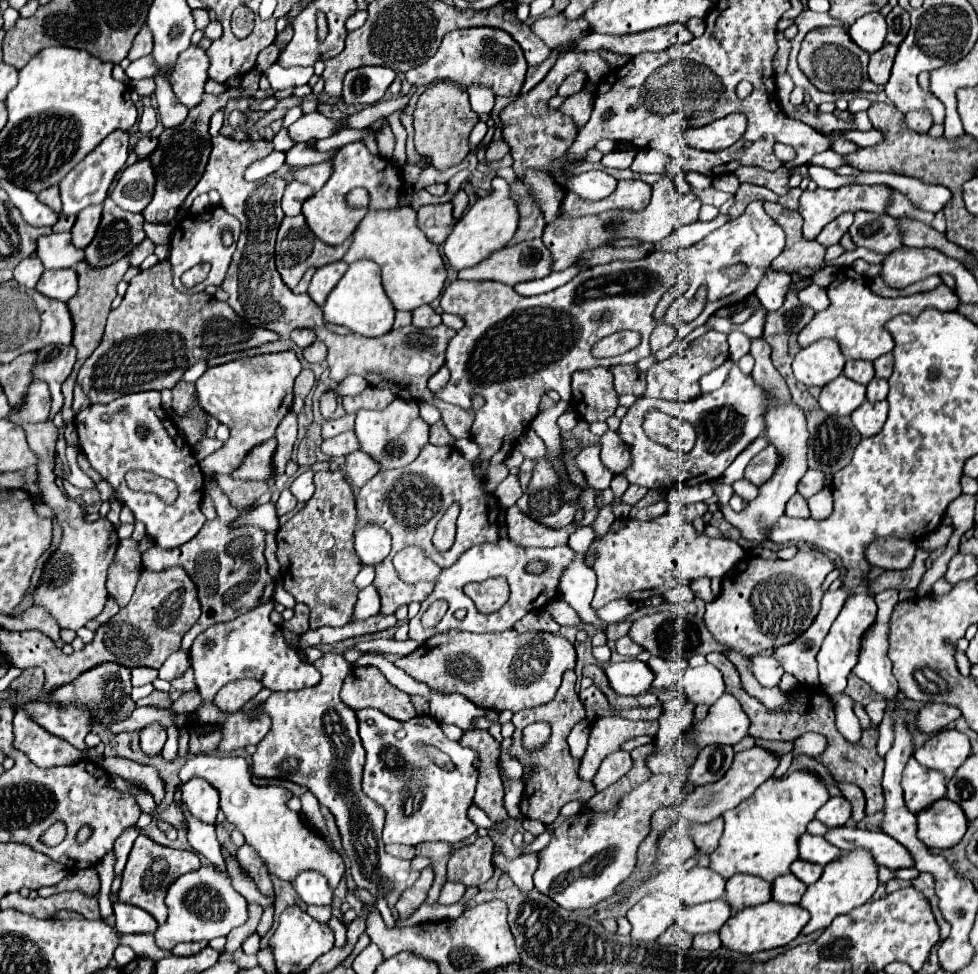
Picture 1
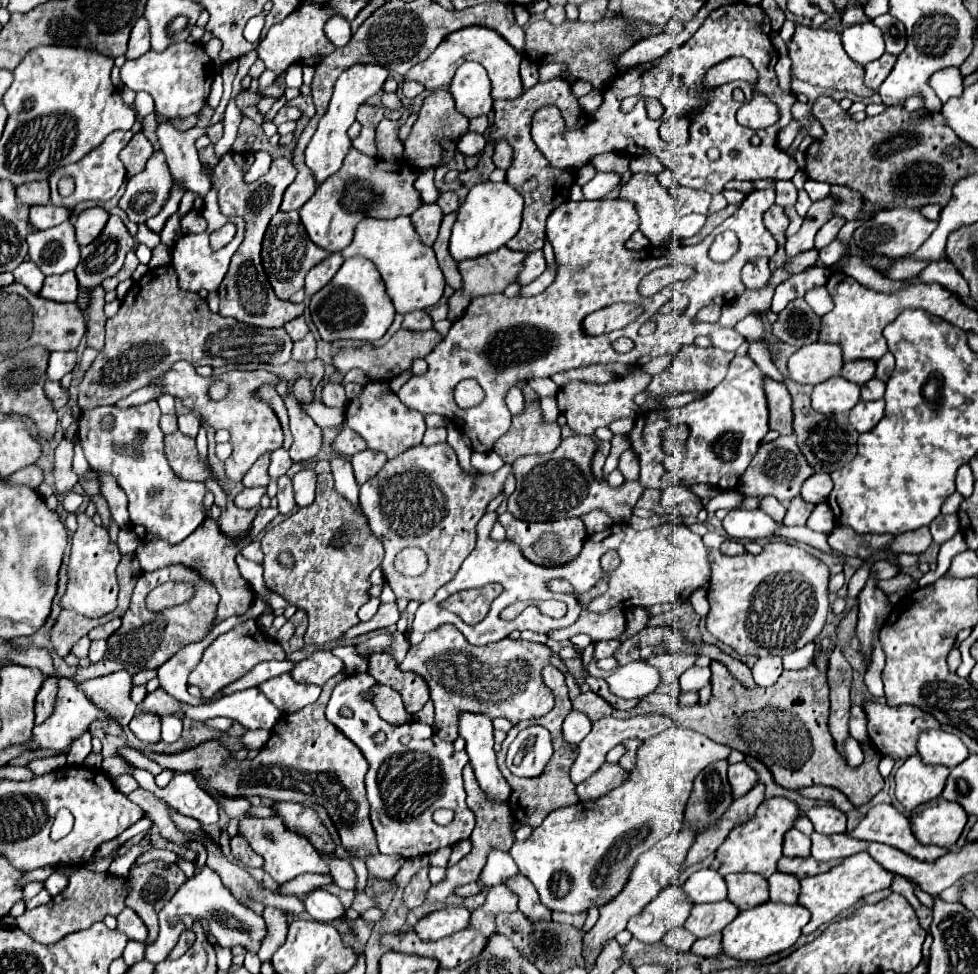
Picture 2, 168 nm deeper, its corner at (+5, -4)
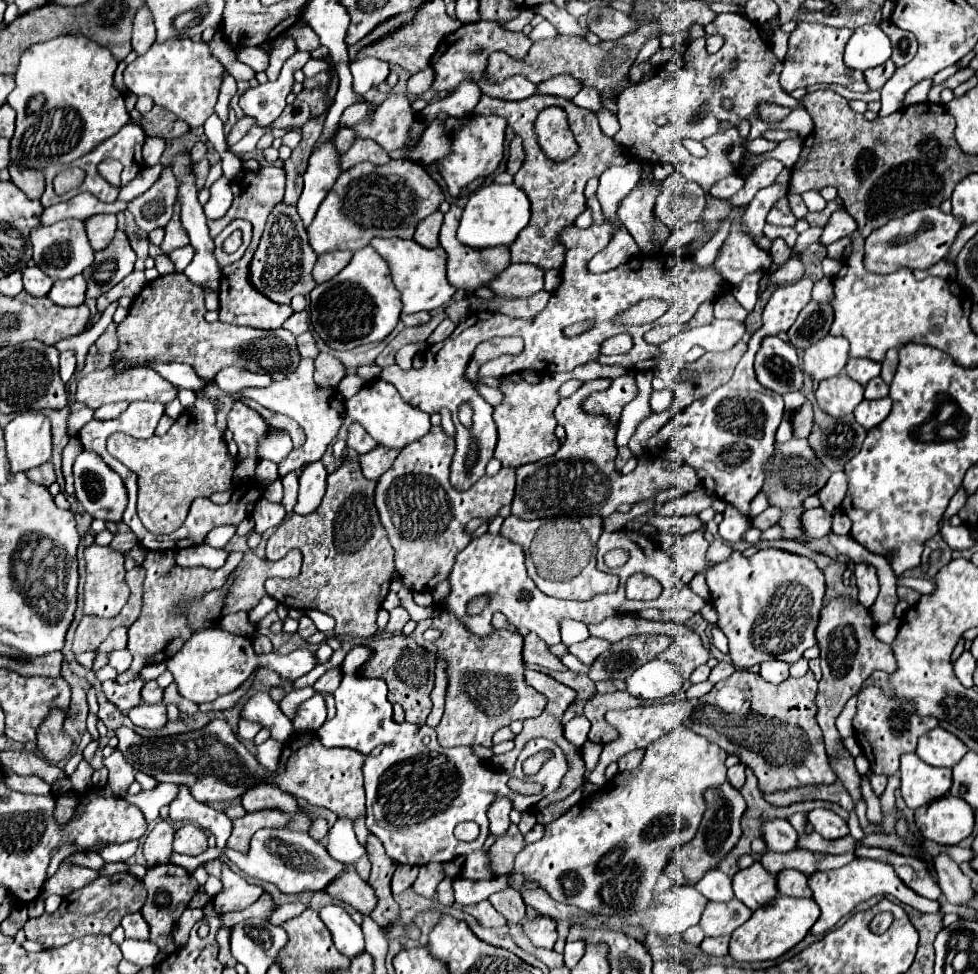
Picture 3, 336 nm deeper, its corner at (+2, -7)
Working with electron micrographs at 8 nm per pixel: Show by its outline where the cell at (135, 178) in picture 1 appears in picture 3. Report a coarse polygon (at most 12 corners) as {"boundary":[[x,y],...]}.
{"boundary":[[167,167],[161,179],[129,203],[141,231],[165,227],[179,181]]}

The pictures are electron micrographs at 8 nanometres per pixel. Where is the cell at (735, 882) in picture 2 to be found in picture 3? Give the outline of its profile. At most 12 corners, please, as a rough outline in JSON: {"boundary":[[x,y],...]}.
{"boundary":[[759,863],[733,877],[739,901],[755,911],[777,897],[777,879]]}

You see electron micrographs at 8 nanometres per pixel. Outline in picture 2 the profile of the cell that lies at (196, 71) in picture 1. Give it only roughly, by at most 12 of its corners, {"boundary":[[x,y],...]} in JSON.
{"boundary":[[196,42],[146,52],[120,68],[164,118],[208,100],[214,64]]}

